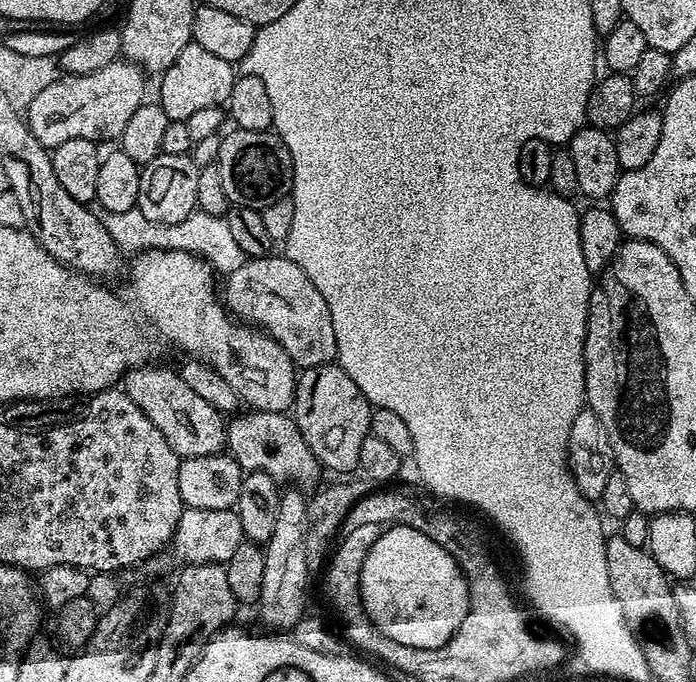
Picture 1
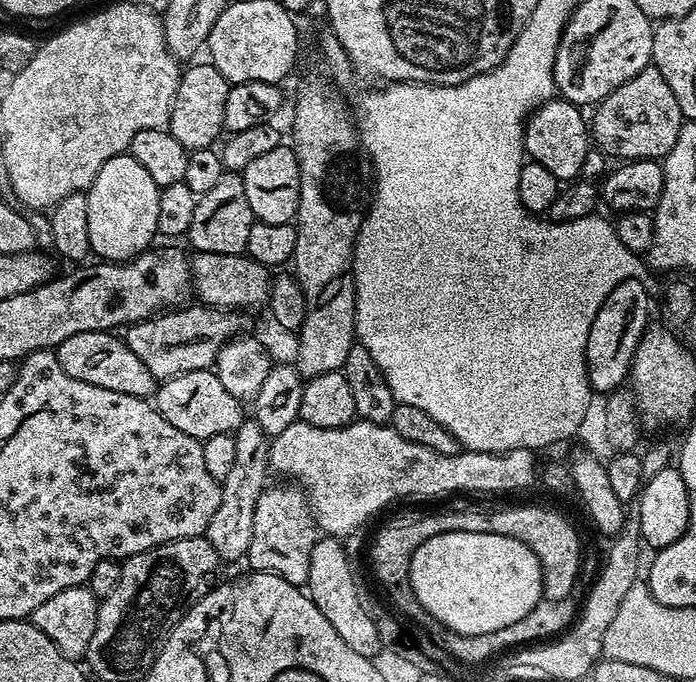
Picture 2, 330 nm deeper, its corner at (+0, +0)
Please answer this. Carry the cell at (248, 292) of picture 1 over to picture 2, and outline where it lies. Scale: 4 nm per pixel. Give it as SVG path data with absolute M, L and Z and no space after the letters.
M180 306L150 320L127 325L122 339L142 358L146 370L163 382L170 376L186 374L190 370L212 368L220 349L241 331L239 315L228 310L207 306Z

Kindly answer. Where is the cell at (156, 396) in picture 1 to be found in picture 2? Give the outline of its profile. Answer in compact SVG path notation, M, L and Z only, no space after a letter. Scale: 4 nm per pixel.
M83 332L66 338L66 342L54 349L58 362L70 378L90 382L90 386L102 386L102 390L114 390L118 394L151 397L158 387L156 376L146 370L146 365L119 335L107 332Z

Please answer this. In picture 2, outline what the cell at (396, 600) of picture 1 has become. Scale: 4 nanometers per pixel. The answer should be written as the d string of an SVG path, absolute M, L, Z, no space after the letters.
M443 532L434 538L426 538L418 550L414 550L414 558L410 558L409 582L418 598L418 602L428 611L429 616L439 627L457 632L460 636L473 636L474 634L490 634L494 630L502 630L502 626L511 626L518 622L518 618L526 618L544 595L543 592L543 570L530 546L518 542L518 538L510 538L506 534L490 534L489 532Z

